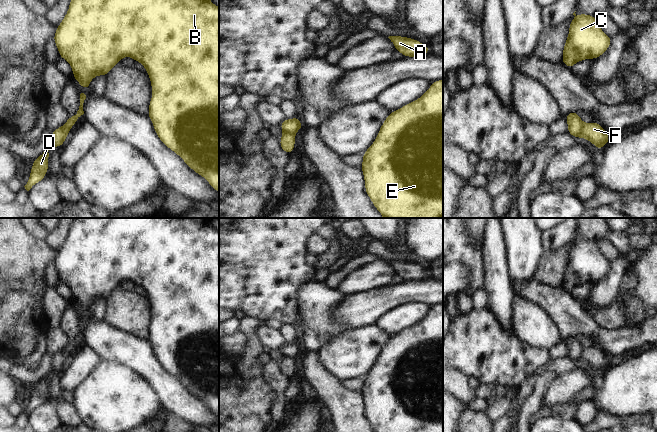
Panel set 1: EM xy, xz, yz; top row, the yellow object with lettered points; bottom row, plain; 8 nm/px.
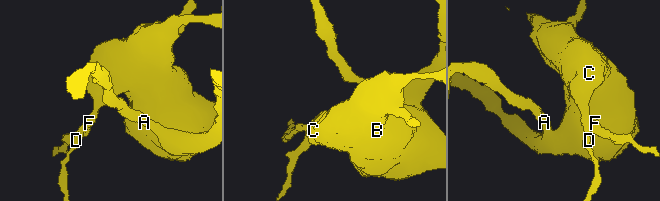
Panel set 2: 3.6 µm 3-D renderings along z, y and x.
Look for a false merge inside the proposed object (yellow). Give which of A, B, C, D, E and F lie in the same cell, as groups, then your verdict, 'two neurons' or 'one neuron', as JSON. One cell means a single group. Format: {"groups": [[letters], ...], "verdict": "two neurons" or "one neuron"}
{"groups": [["A", "B", "C", "D", "E"], ["F"]], "verdict": "two neurons"}

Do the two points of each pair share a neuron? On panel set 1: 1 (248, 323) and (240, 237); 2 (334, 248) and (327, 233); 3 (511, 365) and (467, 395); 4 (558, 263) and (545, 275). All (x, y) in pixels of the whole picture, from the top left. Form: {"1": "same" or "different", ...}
{"1": "different", "2": "same", "3": "different", "4": "same"}

